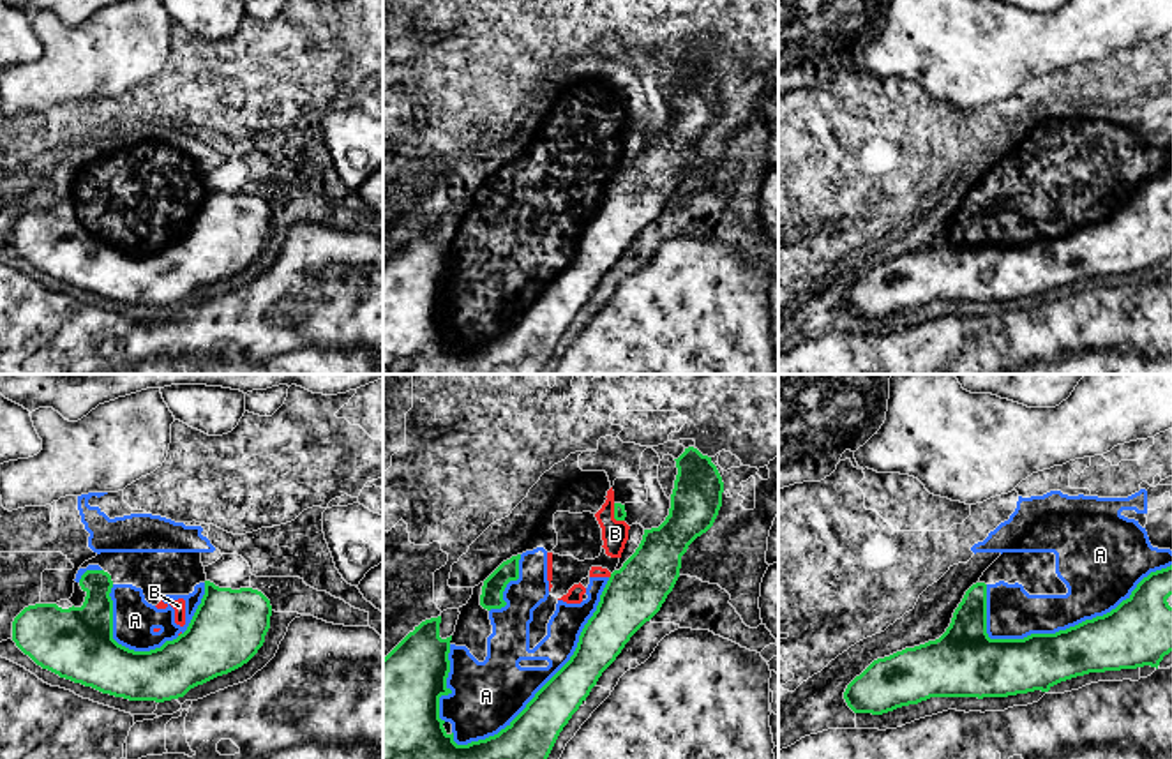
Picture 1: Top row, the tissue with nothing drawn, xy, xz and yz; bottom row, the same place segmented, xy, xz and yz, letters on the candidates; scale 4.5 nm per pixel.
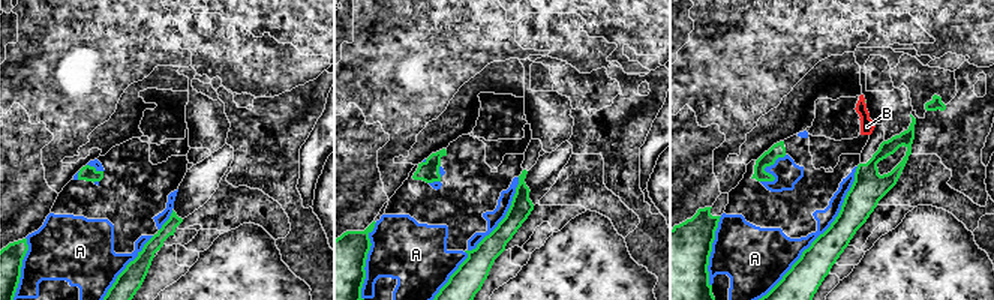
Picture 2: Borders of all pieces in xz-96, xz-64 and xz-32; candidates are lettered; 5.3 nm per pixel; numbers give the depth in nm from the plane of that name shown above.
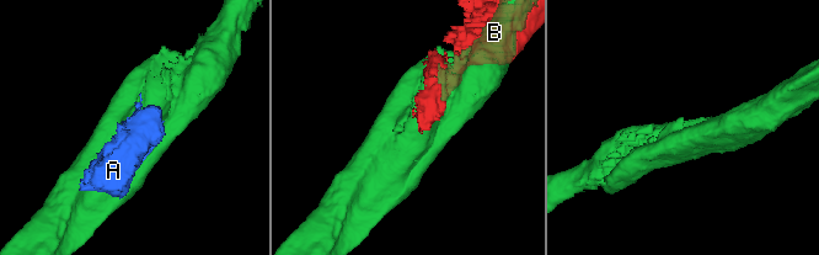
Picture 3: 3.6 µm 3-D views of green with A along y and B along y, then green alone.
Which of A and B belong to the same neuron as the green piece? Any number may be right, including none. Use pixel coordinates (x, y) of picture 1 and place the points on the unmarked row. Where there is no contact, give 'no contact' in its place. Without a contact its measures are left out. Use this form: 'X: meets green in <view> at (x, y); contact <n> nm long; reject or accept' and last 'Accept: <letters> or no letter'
A: meets green in yz at (1079, 228); contact 900 nm long; reject
B: meets green in xz at (615, 120); contact 100 nm long; reject
Accept: no letter

